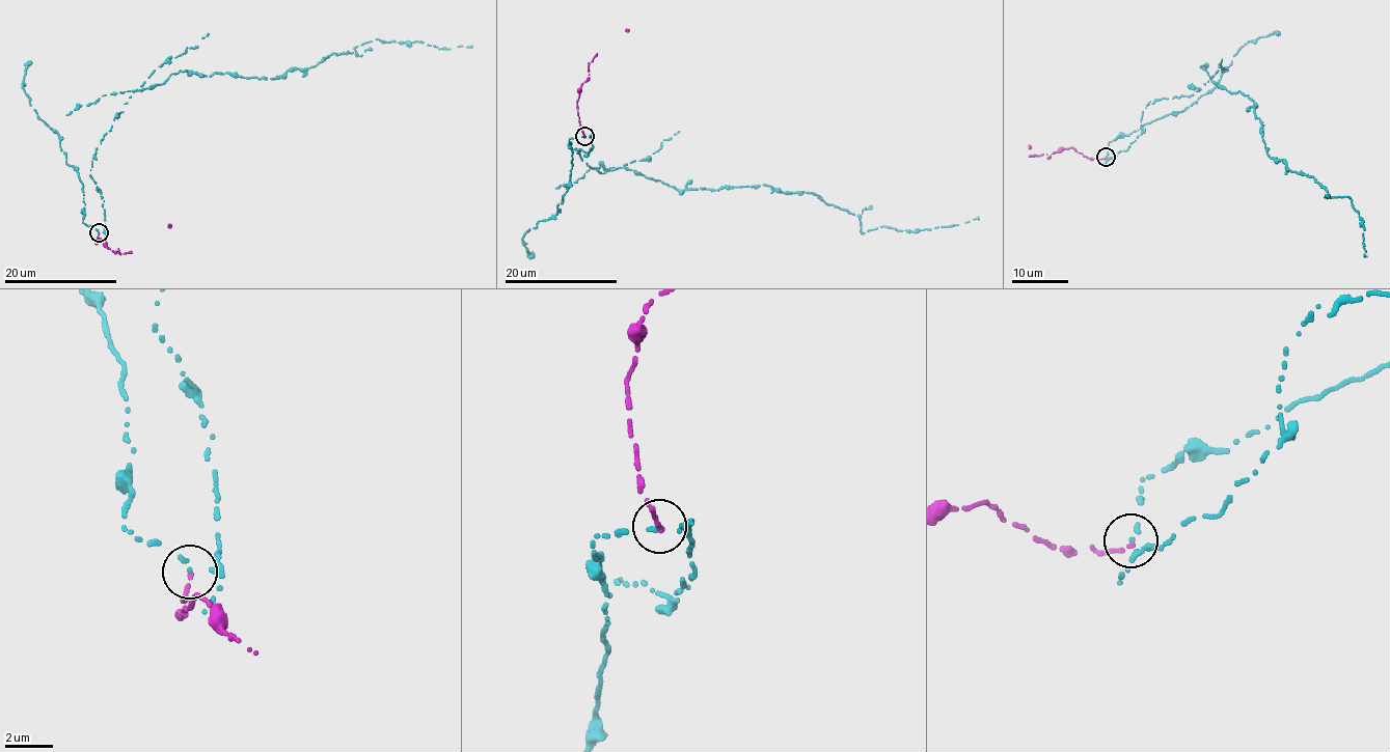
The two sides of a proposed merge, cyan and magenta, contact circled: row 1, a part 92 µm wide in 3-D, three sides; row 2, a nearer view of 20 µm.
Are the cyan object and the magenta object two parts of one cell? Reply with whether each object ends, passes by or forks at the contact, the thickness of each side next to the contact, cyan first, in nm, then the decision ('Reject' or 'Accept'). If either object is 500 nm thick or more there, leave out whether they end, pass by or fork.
At the ring cyan ends. At the ring magenta ends. Thickness 160 nm (cyan) against 190 nm. Reject

